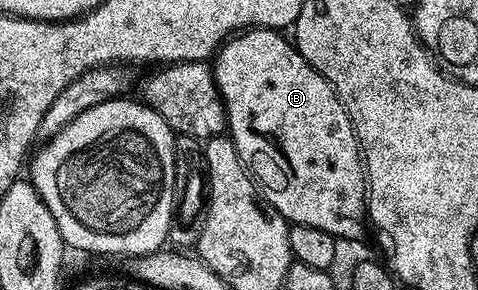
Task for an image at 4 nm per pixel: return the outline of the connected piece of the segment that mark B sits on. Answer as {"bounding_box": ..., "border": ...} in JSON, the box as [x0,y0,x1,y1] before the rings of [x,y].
{"bounding_box":[213,27,367,240],"border":[[[250,27],[228,39],[220,47],[219,51],[213,57],[213,69],[216,82],[216,88],[219,95],[223,97],[223,106],[227,109],[226,131],[231,140],[237,146],[237,154],[243,159],[244,166],[249,169],[260,193],[262,199],[272,208],[276,208],[288,223],[314,226],[319,230],[325,230],[336,239],[353,240],[359,237],[363,228],[366,229],[367,219],[367,182],[363,170],[363,158],[359,154],[359,143],[355,137],[355,131],[351,125],[351,120],[347,116],[347,111],[343,109],[343,104],[337,98],[333,86],[323,75],[300,54],[299,49],[295,47],[290,39],[287,40],[282,31],[273,28]]]}

